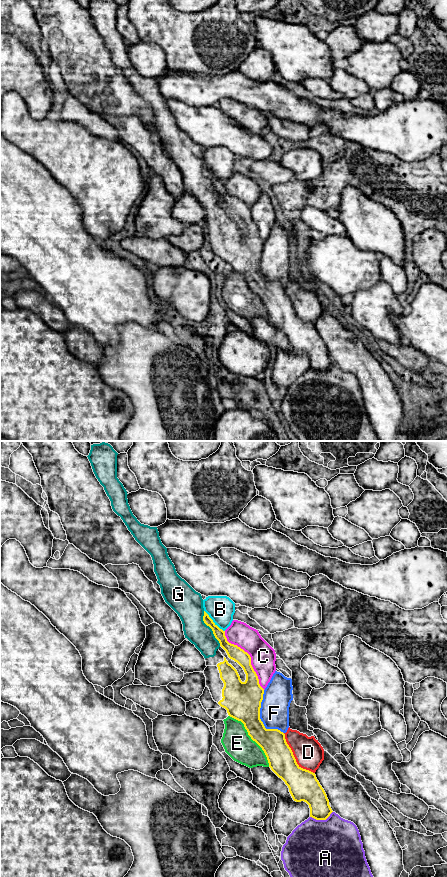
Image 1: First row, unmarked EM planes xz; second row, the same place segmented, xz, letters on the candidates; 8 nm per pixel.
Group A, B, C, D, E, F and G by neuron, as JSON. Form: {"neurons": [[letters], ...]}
{"neurons": [["A", "D"], ["B"], ["C"], ["E"], ["F"], ["G"]]}

